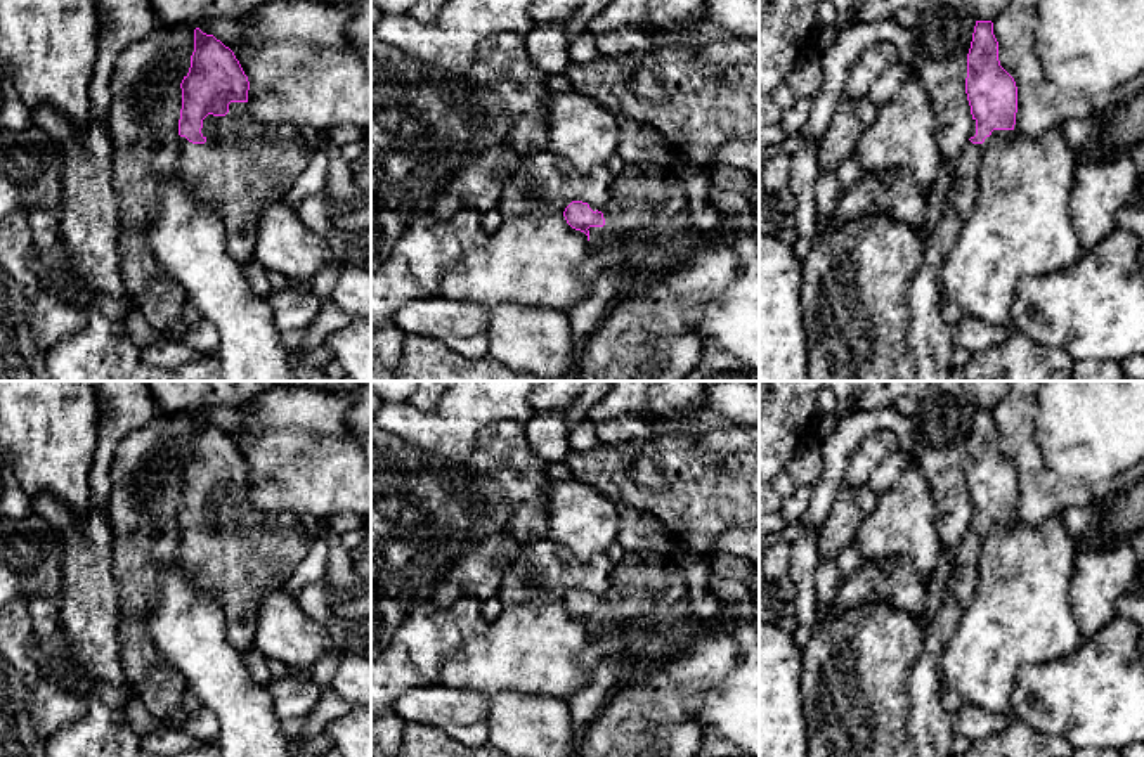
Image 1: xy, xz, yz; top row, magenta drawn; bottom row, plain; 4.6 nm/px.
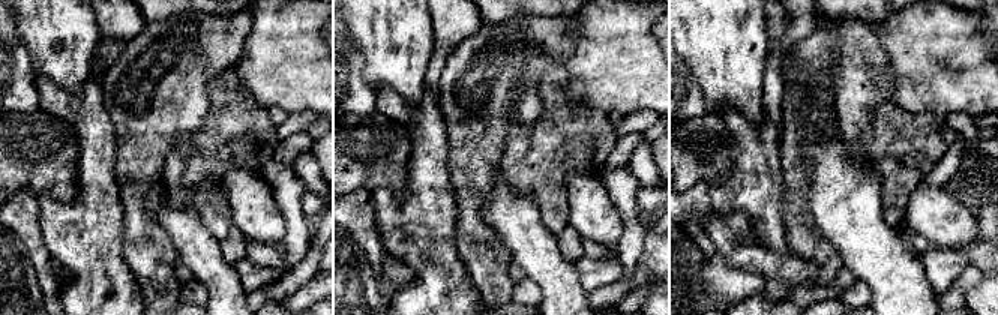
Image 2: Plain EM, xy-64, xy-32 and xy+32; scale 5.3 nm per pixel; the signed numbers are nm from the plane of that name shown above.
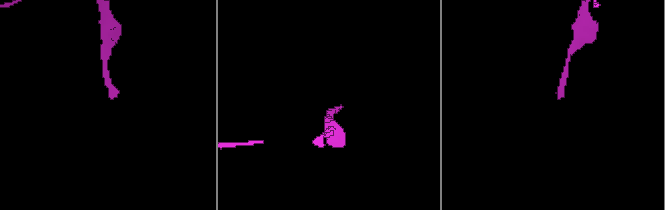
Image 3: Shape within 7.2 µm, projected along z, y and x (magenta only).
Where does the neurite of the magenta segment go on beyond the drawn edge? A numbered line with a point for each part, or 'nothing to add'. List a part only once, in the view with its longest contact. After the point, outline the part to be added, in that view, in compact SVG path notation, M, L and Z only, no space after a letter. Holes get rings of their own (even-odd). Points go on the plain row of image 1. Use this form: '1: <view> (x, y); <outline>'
1: yz (929, 724); M993 518L983 532L967 528L955 547L955 566L943 587L943 603L924 631L922 651L907 679L910 698L907 734L915 745L917 757L952 757L955 733L952 714L941 703L939 660L974 598L985 539L997 525L1007 528L1012 521L1014 518Z

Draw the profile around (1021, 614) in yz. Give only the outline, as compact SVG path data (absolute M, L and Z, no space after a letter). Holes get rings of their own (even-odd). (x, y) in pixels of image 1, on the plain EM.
M1014 516L1007 528L993 527L981 547L974 598L939 660L943 689L955 689L971 707L1016 721L1012 691L1019 670L1061 660L1083 643L1071 608L1071 579L1080 544L1061 520L1024 525Z

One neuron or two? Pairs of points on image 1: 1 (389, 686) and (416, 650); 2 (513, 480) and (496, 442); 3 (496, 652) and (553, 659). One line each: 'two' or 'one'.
1: one
2: one
3: one

